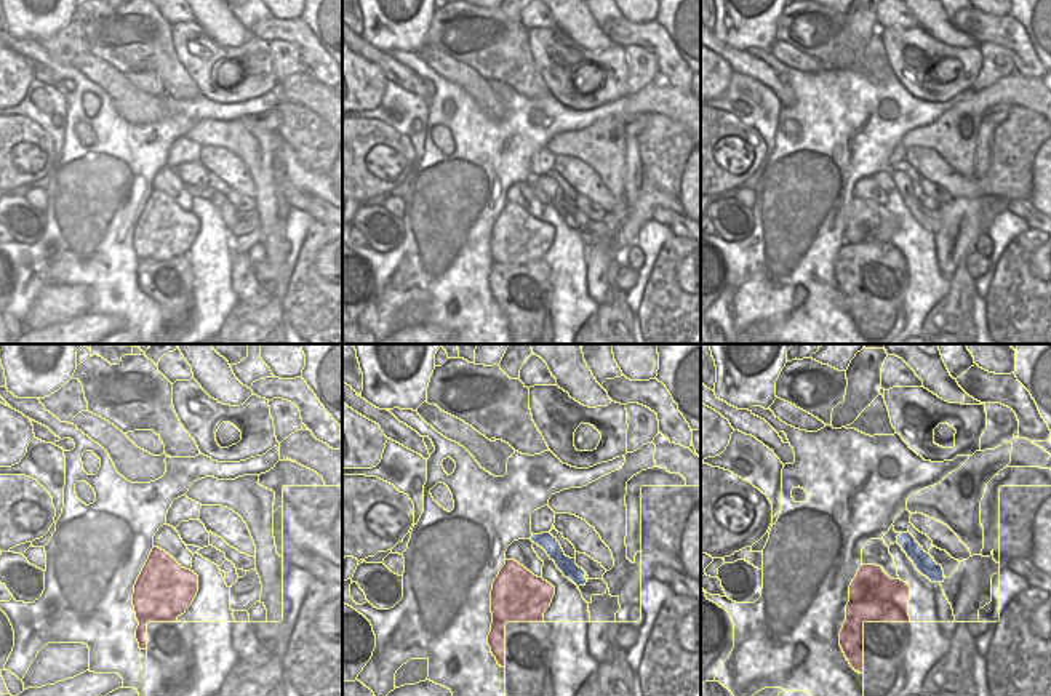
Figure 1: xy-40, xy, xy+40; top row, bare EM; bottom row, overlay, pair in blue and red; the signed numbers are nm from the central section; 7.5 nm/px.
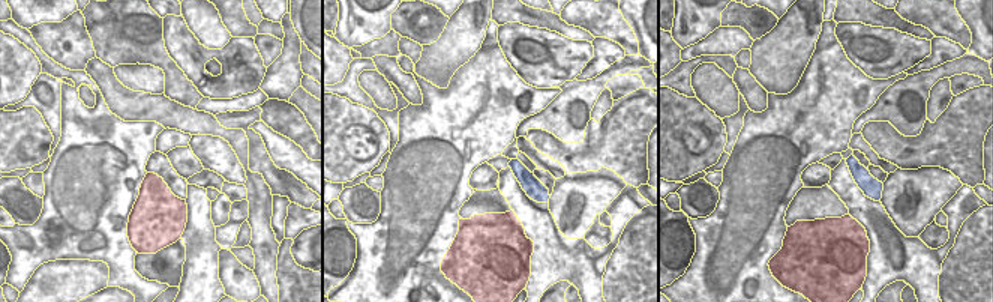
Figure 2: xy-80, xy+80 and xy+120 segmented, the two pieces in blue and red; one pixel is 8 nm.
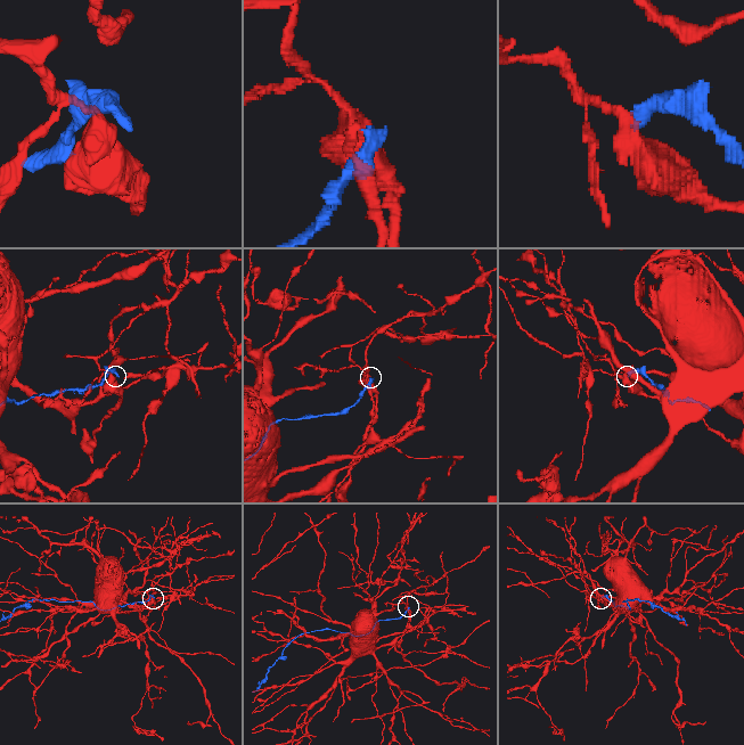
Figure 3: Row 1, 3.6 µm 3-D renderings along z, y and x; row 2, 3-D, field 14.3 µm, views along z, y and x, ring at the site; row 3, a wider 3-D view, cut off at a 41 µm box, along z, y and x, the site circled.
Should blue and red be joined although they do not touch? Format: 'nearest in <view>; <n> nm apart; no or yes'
nearest in xy; 120 nm apart; no

